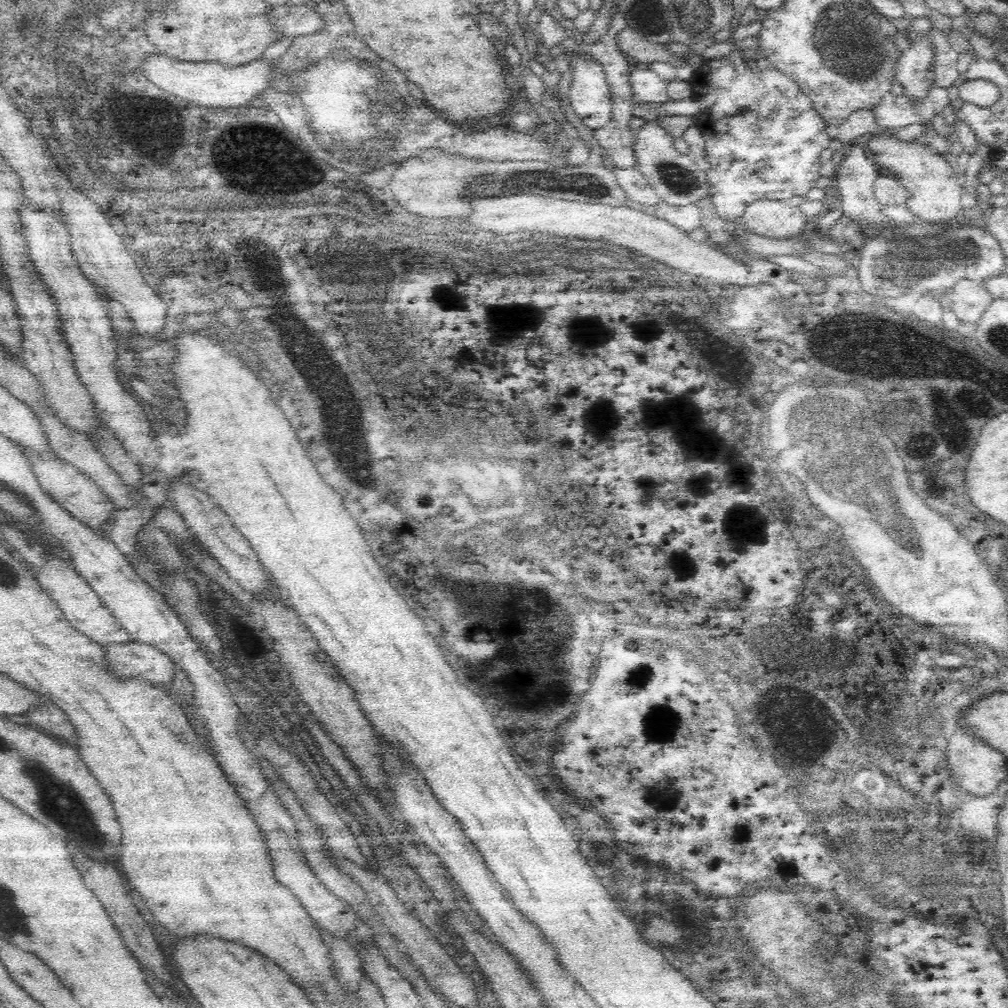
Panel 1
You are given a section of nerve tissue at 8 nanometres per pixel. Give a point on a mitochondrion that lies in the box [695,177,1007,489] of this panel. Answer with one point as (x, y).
(901, 264)

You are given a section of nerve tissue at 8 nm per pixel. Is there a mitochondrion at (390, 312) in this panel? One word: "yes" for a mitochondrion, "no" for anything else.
yes

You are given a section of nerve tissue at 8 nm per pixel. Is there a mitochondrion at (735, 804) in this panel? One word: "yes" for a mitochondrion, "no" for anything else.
no

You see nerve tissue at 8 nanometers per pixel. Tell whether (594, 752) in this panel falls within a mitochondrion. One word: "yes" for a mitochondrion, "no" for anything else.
no

